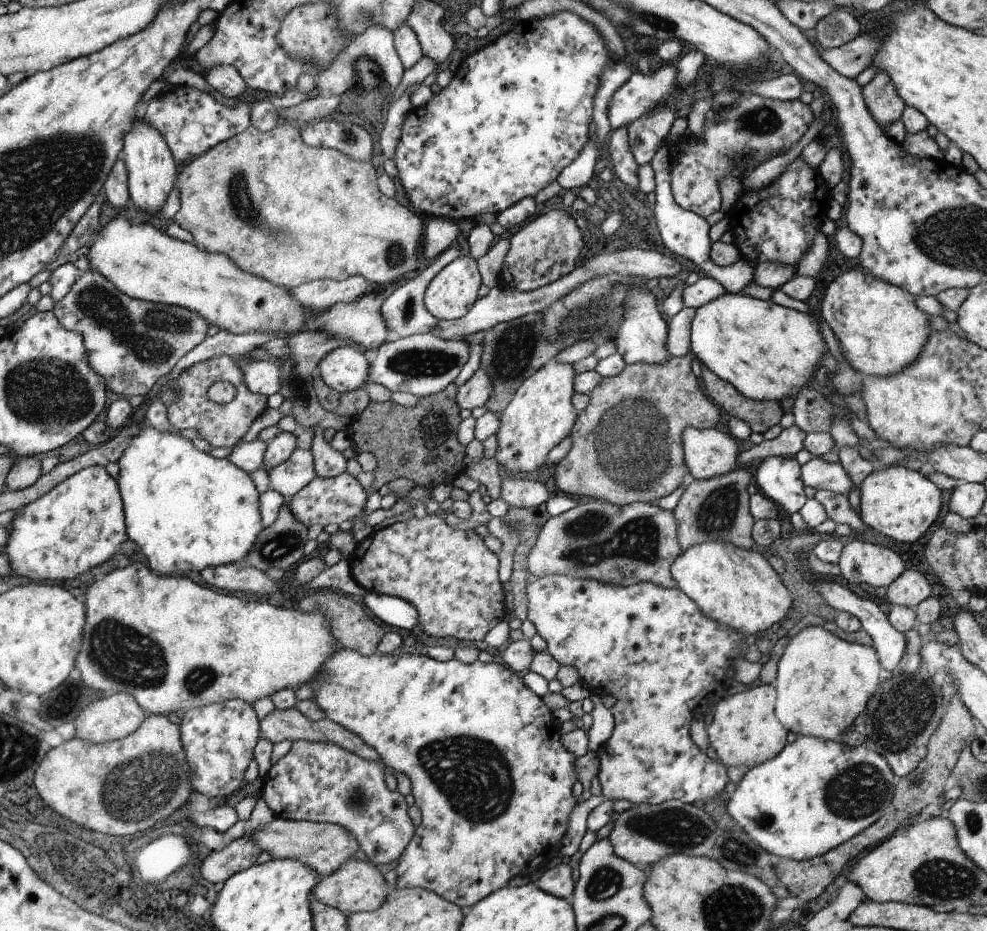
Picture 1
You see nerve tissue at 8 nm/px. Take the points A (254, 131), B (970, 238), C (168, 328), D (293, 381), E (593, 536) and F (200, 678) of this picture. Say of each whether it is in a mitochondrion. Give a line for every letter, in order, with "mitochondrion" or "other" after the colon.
A: other
B: mitochondrion
C: mitochondrion
D: mitochondrion
E: mitochondrion
F: mitochondrion

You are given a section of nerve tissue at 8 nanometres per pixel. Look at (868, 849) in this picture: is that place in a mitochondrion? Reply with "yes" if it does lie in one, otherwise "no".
no

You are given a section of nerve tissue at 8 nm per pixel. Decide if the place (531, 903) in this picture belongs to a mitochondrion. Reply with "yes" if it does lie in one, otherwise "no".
no

